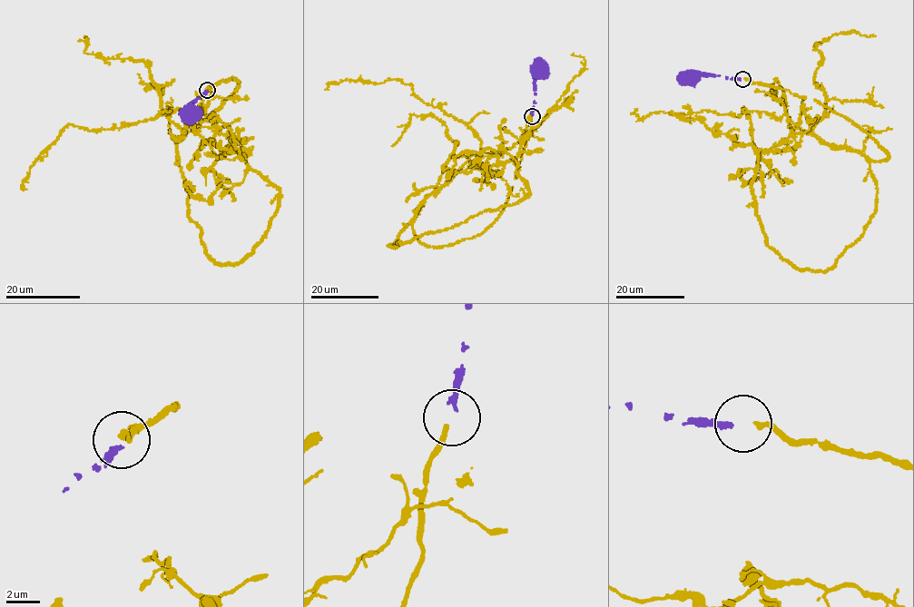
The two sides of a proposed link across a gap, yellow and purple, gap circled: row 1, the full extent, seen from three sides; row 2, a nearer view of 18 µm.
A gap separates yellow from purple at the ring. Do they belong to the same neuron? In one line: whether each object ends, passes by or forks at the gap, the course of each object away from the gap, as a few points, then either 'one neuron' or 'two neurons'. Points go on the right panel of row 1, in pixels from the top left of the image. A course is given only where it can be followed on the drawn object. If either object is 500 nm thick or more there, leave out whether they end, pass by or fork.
yellow ends | purple ends | yellow via (744, 79), (889, 156), (827, 270), (767, 244), (737, 173), (793, 181) | purple via (741, 79), (702, 73), (691, 77) | one neuron

